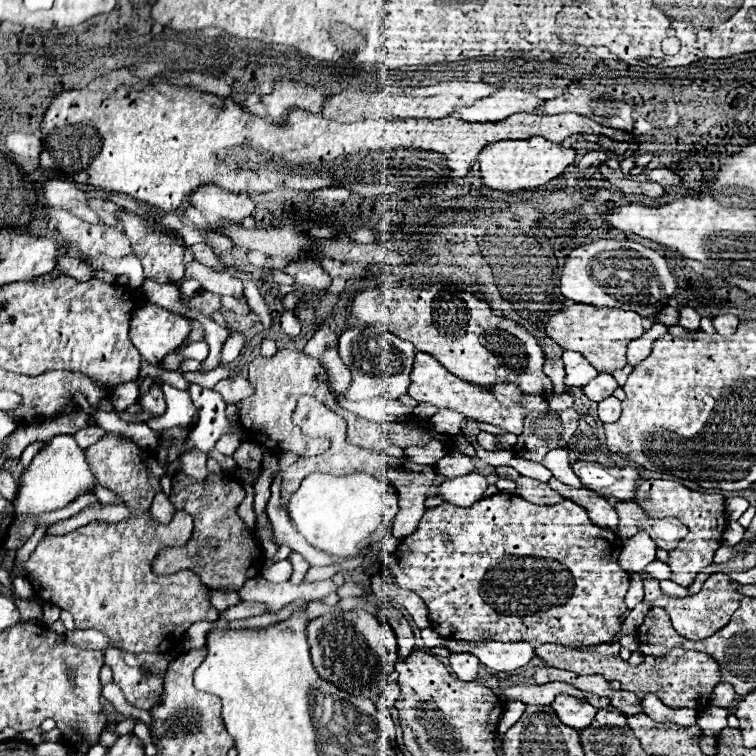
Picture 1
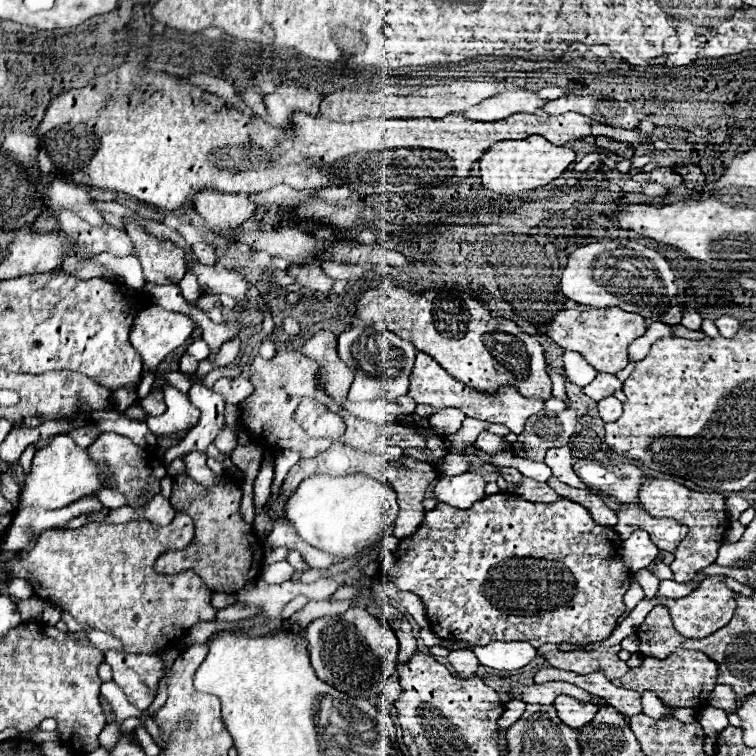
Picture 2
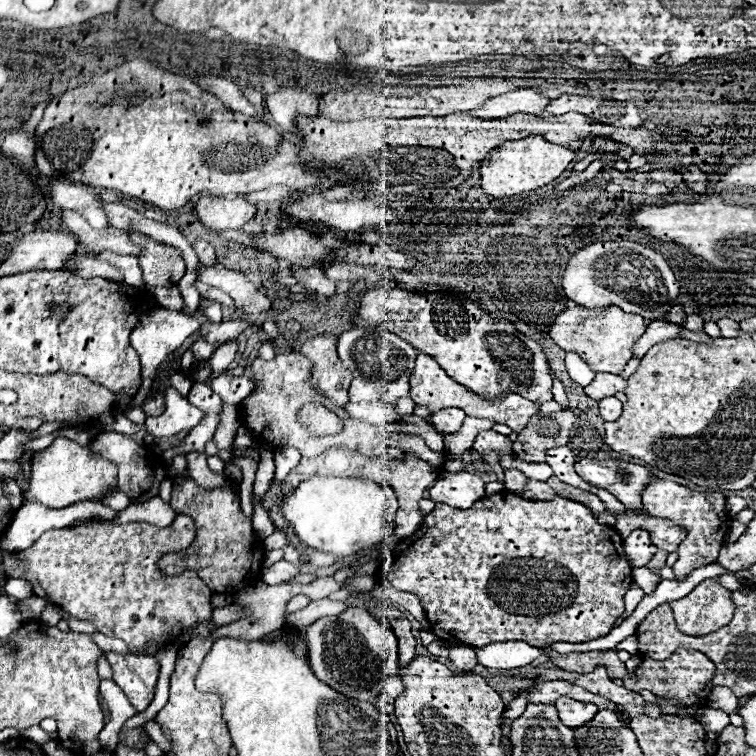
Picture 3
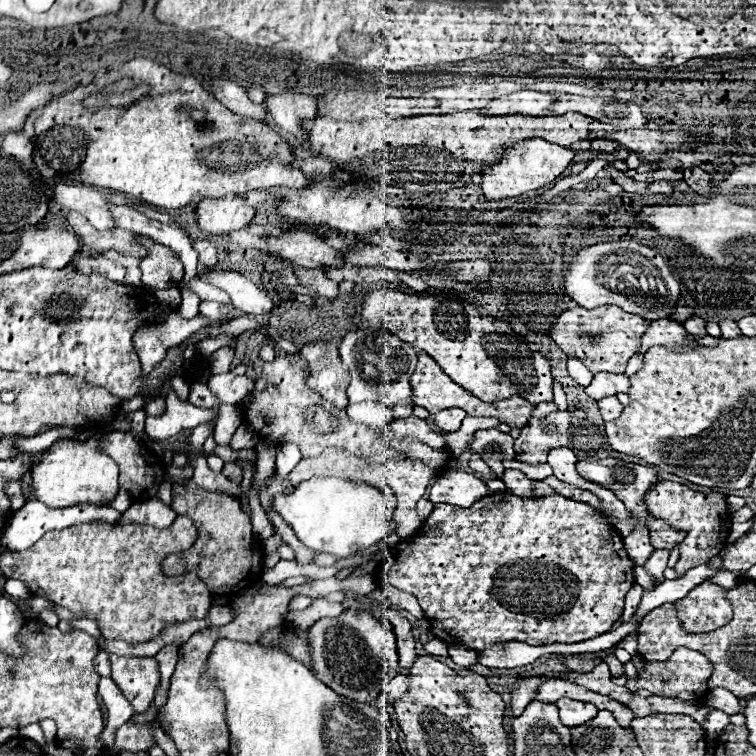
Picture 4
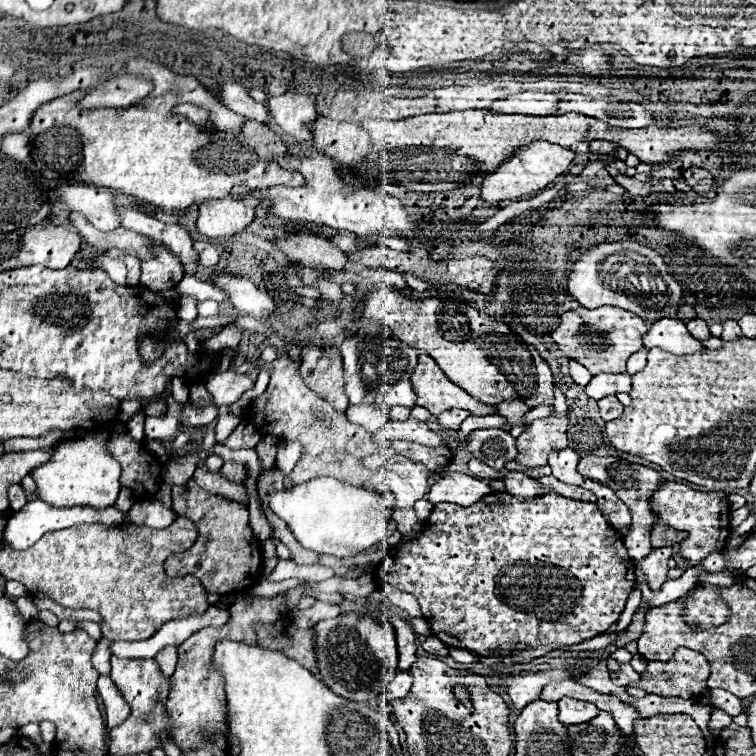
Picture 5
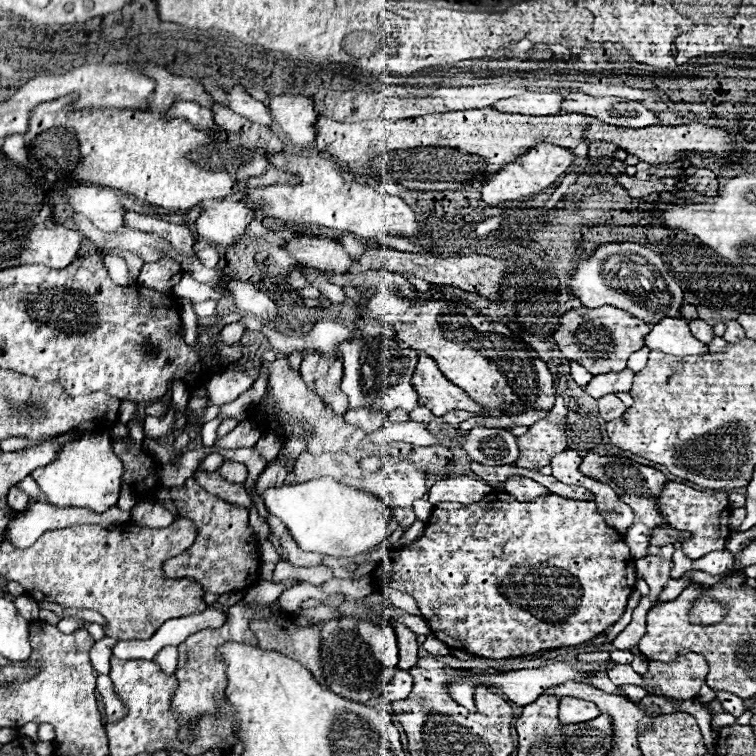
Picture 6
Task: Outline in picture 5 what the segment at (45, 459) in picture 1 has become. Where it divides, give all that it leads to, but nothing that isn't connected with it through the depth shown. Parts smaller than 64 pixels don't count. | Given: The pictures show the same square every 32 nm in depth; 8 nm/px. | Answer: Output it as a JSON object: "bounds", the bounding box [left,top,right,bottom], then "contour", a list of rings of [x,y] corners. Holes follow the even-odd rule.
{"bounds":[32,432,120,508],"contour":[[[92,432],[84,440],[60,440],[54,446],[54,456],[32,472],[38,498],[54,508],[112,506],[120,492],[120,464],[106,452],[106,438],[106,432]]]}

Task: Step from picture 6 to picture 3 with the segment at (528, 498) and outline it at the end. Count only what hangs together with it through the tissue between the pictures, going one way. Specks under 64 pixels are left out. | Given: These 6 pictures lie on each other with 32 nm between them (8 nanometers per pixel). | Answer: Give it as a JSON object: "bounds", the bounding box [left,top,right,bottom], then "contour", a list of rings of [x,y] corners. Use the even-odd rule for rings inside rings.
{"bounds":[504,470,526,494],"contour":[[[506,470],[504,472],[504,482],[506,482],[506,490],[508,492],[514,492],[514,494],[520,494],[526,486],[526,476],[520,472],[520,470]]]}

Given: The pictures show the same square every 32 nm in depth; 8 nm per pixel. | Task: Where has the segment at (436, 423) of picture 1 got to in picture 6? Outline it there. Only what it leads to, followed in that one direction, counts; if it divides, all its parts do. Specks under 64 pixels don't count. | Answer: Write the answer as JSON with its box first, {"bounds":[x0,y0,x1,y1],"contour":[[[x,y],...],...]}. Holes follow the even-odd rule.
{"bounds":[442,410,476,428],"contour":[[[452,410],[450,414],[442,416],[442,422],[448,424],[448,428],[458,428],[466,418],[472,418],[472,416],[476,416],[476,414],[465,410]]]}

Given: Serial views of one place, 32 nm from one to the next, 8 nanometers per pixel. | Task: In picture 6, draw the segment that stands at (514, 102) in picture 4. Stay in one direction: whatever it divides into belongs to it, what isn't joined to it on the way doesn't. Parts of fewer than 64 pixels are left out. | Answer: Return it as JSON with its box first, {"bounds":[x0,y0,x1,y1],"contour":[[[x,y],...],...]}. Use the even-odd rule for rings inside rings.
{"bounds":[494,92,562,116],"contour":[[[524,92],[506,100],[498,100],[494,108],[498,112],[510,114],[528,114],[528,116],[550,116],[558,114],[562,96],[556,92]]]}

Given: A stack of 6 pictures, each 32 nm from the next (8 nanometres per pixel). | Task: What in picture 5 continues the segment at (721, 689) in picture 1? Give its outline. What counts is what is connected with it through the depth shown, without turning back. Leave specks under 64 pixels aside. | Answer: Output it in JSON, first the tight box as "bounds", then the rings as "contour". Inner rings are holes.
{"bounds":[710,690,742,716],"contour":[[[710,690],[710,706],[724,710],[730,716],[738,716],[742,714],[742,700],[734,694],[730,694],[728,690]]]}

